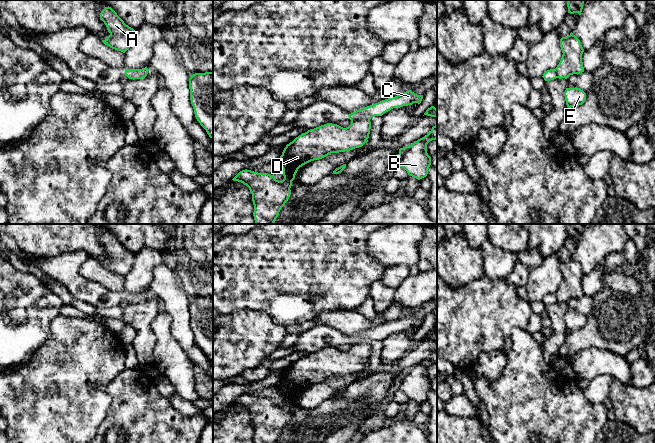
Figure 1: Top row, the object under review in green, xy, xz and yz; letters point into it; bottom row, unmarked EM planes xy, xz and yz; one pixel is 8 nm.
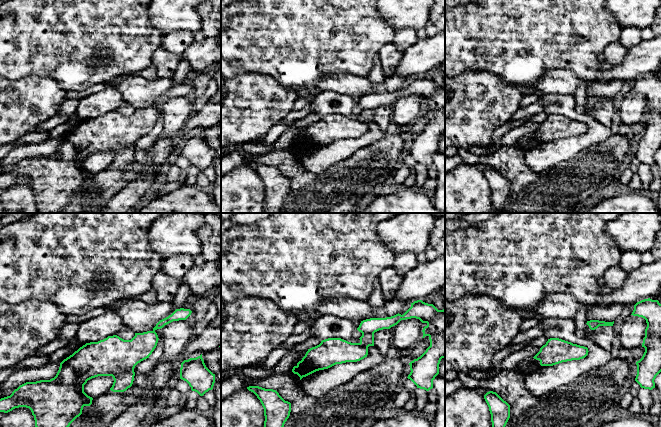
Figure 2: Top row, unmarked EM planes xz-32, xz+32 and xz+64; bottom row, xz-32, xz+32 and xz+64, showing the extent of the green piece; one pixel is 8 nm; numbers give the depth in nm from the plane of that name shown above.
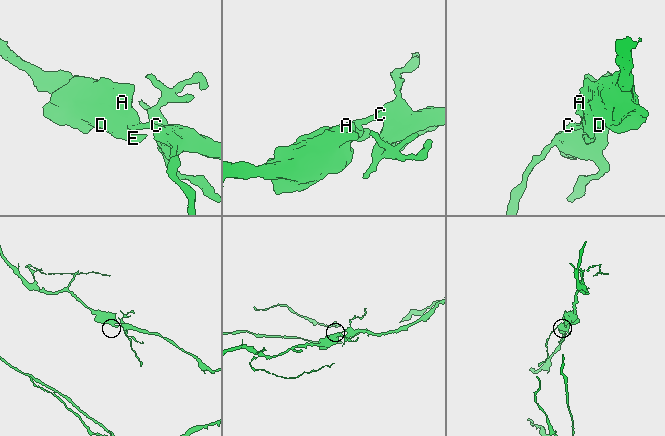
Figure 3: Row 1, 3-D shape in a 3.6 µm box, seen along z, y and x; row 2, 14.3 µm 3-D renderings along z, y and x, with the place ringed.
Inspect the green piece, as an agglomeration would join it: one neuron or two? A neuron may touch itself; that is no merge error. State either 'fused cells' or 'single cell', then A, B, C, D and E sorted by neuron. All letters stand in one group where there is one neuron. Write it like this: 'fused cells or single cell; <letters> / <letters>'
fused cells; A D E / B C

